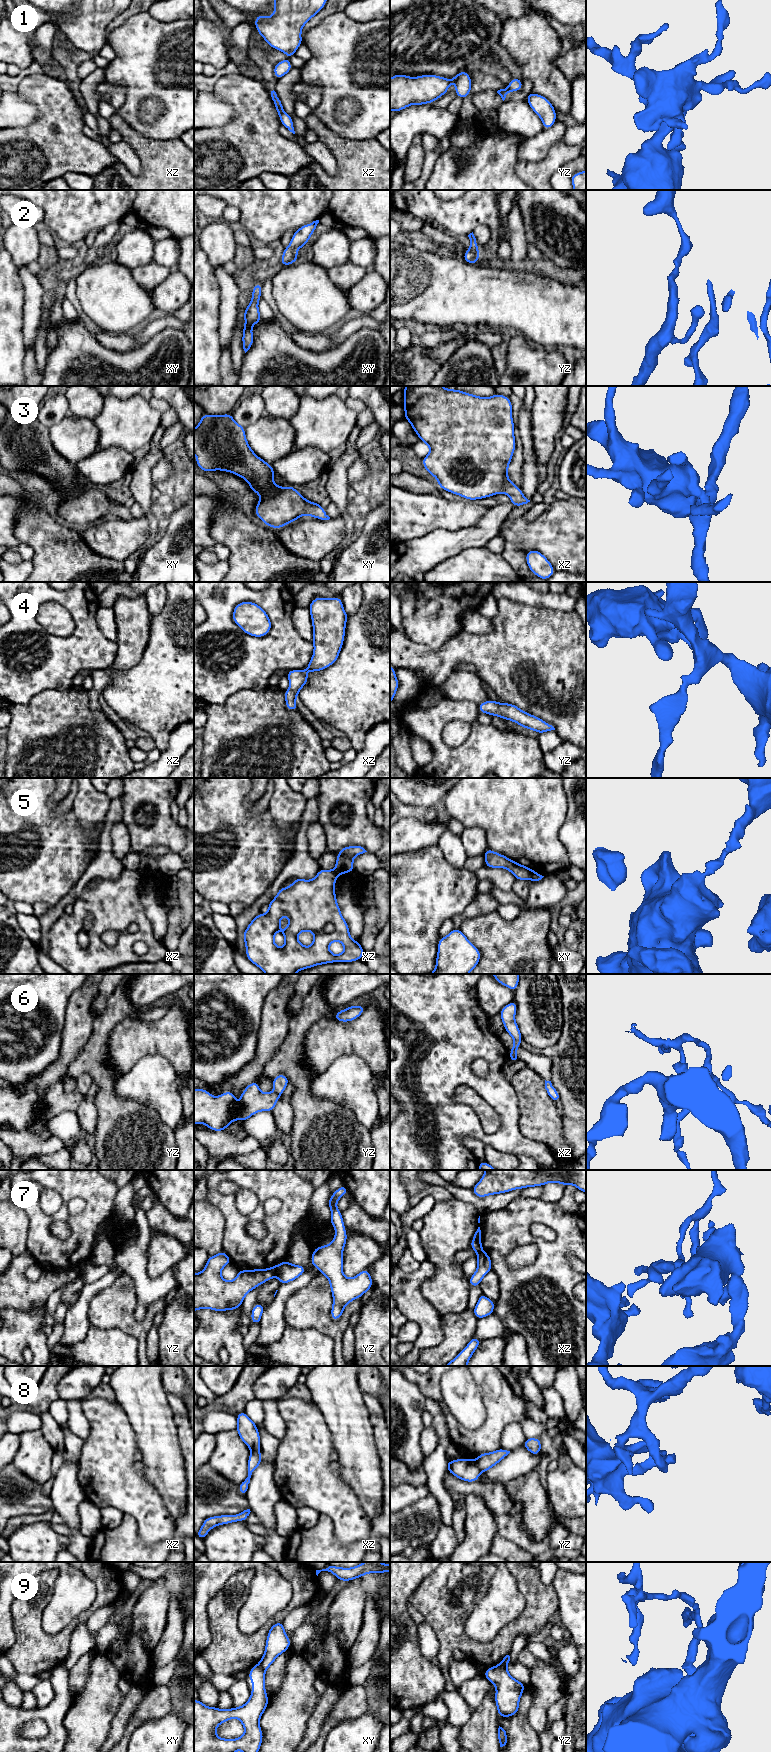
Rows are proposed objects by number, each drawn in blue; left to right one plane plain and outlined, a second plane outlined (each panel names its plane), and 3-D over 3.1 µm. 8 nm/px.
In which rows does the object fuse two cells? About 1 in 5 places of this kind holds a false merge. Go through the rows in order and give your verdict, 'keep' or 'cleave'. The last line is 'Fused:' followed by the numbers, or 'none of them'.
1: cleave
2: keep
3: keep
4: keep
5: cleave
6: cleave
7: cleave
8: cleave
9: cleave
Fused: 1, 5, 6, 7, 8, 9

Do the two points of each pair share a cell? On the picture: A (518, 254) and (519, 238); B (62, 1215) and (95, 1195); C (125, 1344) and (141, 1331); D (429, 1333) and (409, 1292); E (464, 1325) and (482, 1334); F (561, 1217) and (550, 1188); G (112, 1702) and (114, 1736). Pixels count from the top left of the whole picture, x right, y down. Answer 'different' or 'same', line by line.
A: same
B: same
C: different
D: same
E: different
F: different
G: different

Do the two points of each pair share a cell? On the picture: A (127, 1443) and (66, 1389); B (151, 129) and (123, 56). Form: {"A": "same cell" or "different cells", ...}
{"A": "different cells", "B": "same cell"}

